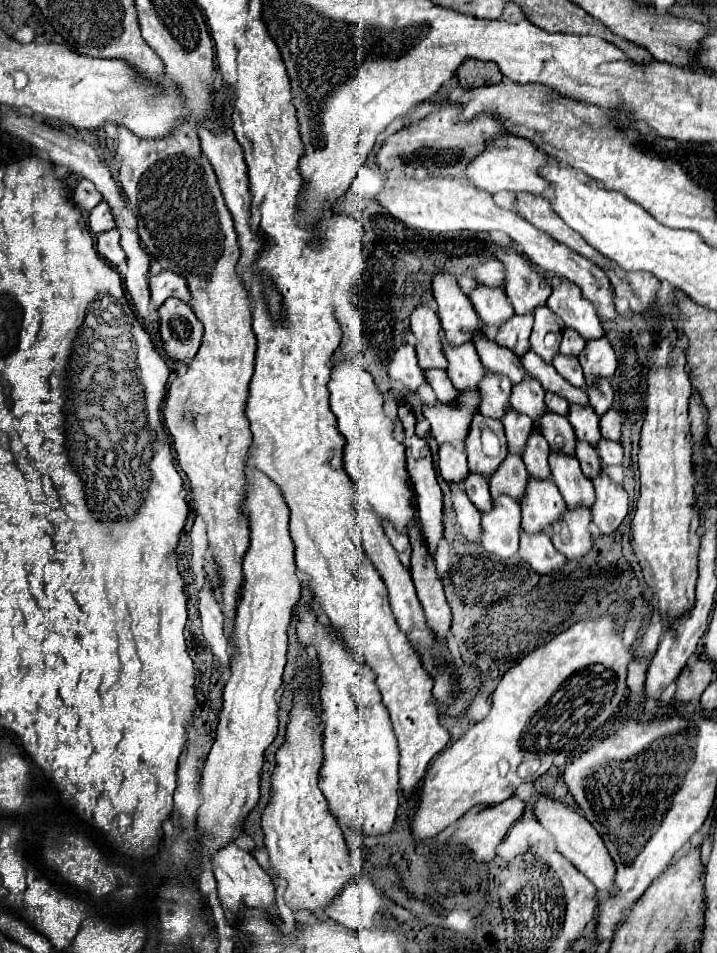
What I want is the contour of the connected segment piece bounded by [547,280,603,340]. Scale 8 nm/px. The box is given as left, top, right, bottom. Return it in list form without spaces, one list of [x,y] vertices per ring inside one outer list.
[[[563,280],[559,286],[555,286],[547,306],[567,326],[573,326],[585,340],[603,336],[603,326],[597,318],[595,306],[589,306],[589,302],[581,296],[581,290],[573,282]]]

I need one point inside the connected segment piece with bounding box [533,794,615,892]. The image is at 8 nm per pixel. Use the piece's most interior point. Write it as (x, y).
(575, 838)

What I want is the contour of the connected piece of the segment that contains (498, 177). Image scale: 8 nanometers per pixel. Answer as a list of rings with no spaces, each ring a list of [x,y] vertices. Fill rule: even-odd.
[[[505,136],[505,138],[495,138],[489,142],[489,146],[469,162],[467,170],[463,172],[465,178],[479,190],[485,190],[489,194],[501,192],[501,190],[511,190],[511,192],[531,192],[531,194],[545,194],[549,190],[549,182],[545,182],[539,176],[539,170],[551,162],[549,156],[545,156],[543,150],[533,146],[525,138],[517,136]]]

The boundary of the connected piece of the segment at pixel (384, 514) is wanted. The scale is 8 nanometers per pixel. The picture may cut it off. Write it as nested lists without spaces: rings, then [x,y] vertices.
[[[343,360],[331,368],[331,378],[327,382],[331,412],[339,422],[339,432],[345,436],[343,448],[343,468],[359,488],[359,496],[371,504],[381,520],[381,526],[399,554],[399,560],[409,568],[411,544],[405,534],[407,524],[415,518],[413,492],[409,488],[409,474],[405,466],[405,446],[393,438],[393,420],[383,412],[383,398],[377,390],[371,374],[361,370],[361,366]]]

